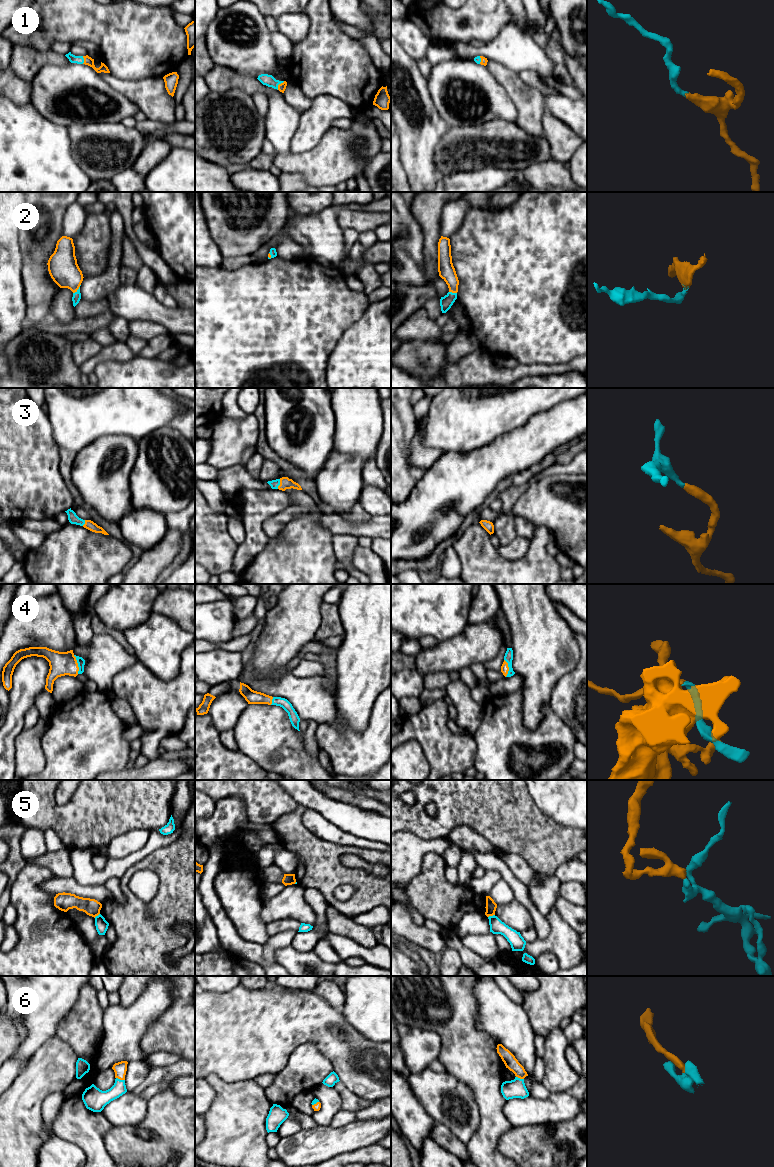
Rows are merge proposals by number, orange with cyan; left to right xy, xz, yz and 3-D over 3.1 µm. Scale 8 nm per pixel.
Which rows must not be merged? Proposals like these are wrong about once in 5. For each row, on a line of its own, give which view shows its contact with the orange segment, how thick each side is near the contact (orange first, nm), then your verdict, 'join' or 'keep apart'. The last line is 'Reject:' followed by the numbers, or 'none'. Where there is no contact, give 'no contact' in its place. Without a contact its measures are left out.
1: xz | 60/90 nm | join
2: xy | 240/70 nm | join
3: xz | 100/70 nm | join
4: xy | 190/60 nm | join
5: yz | 90/110 nm | keep apart
6: xy | 110/170 nm | join
Reject: 5

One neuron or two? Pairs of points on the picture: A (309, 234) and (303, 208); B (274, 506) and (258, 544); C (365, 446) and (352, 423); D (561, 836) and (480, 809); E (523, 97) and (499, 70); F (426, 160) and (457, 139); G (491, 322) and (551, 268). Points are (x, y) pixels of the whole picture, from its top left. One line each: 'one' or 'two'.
A: two
B: one
C: one
D: one
E: one
F: two
G: one

